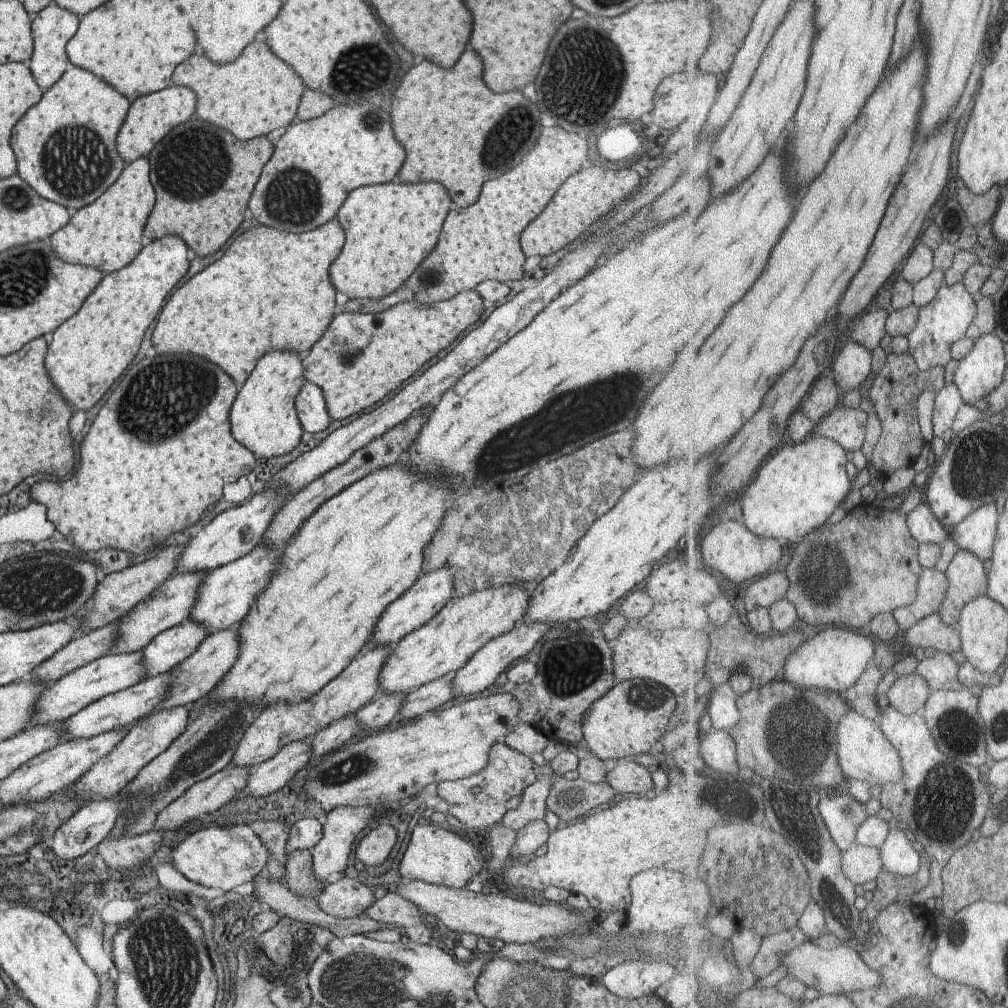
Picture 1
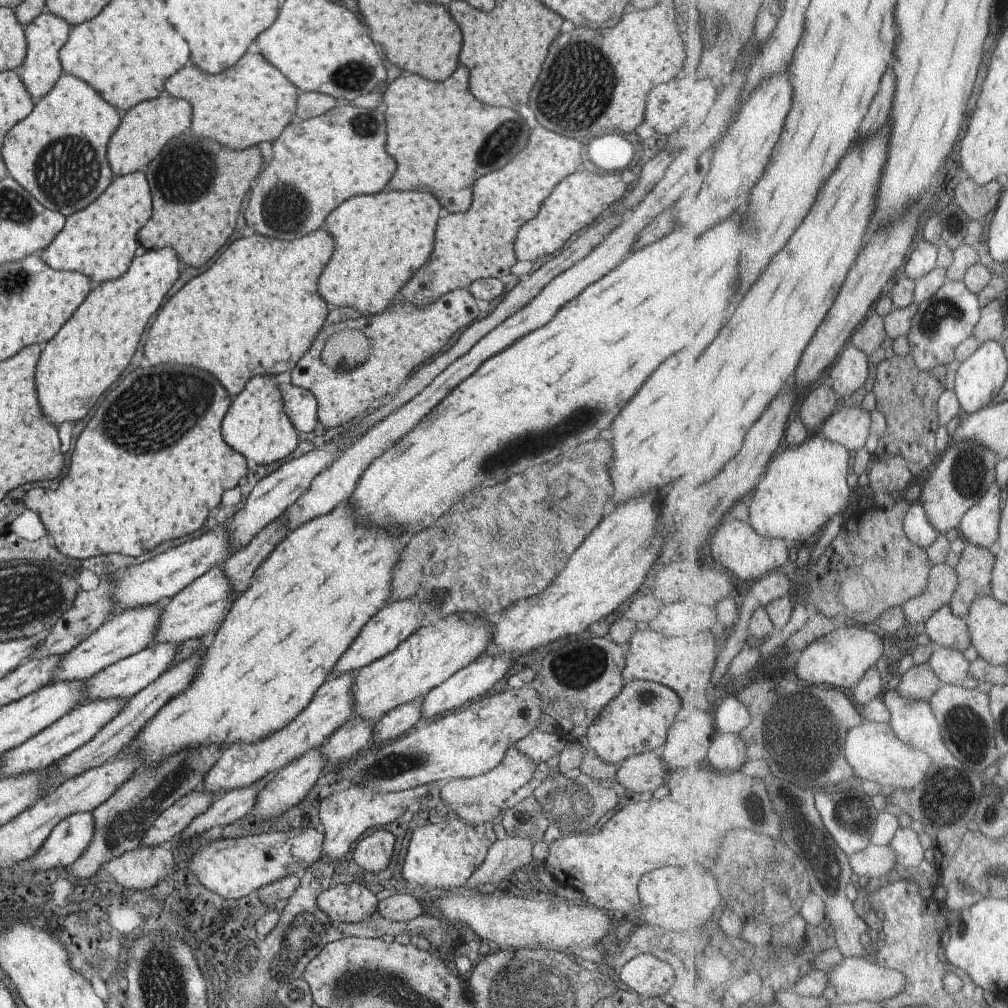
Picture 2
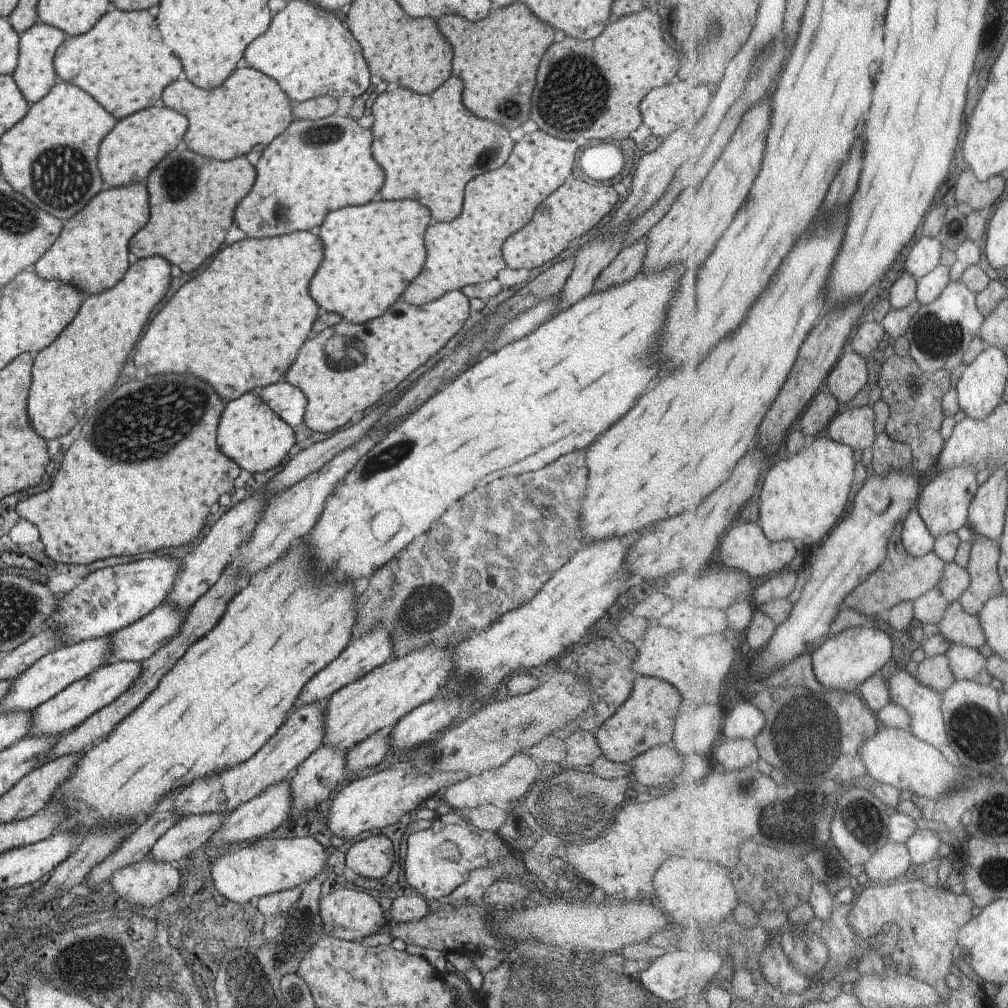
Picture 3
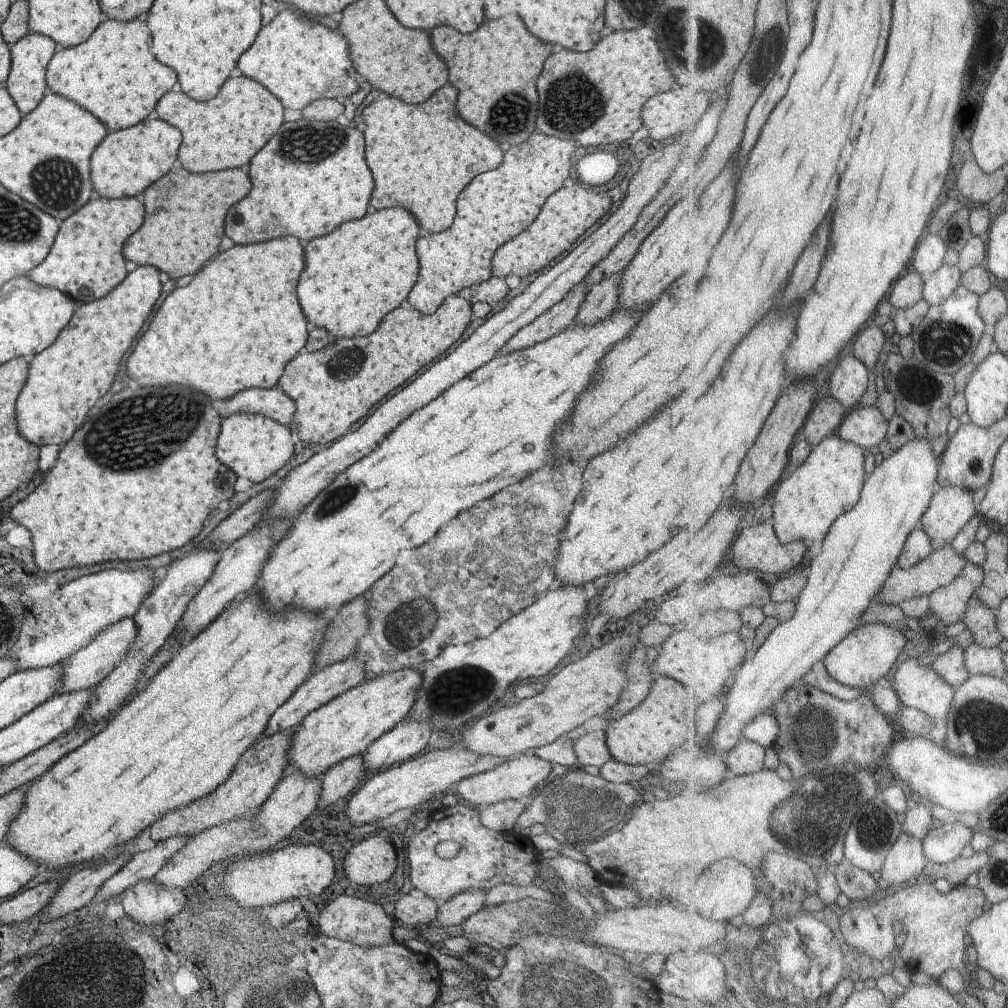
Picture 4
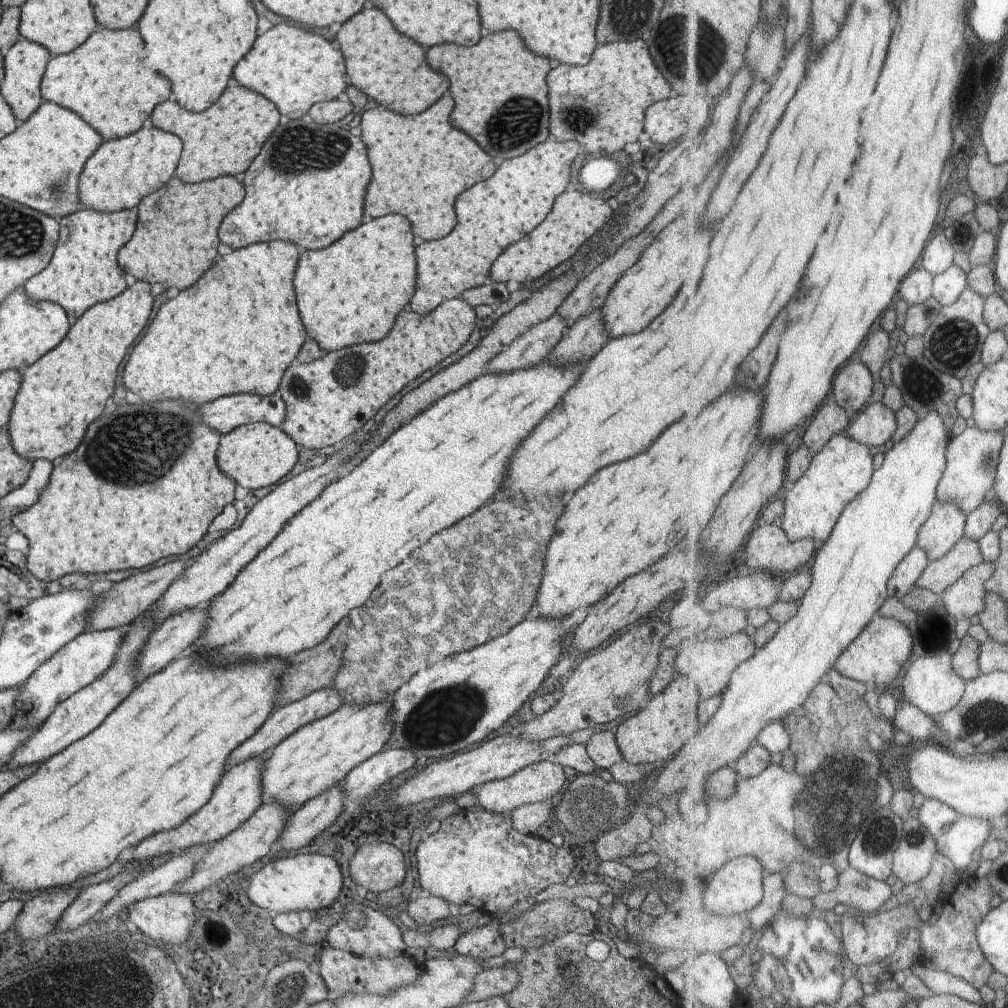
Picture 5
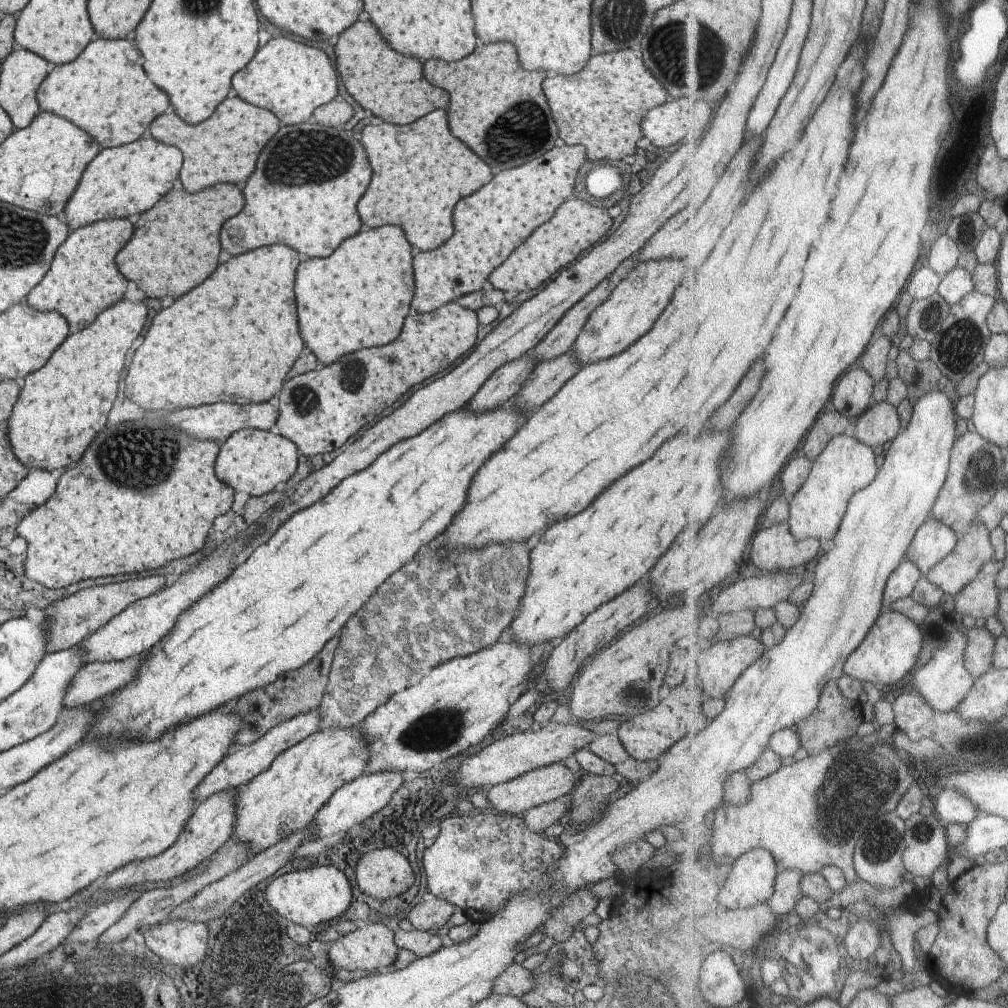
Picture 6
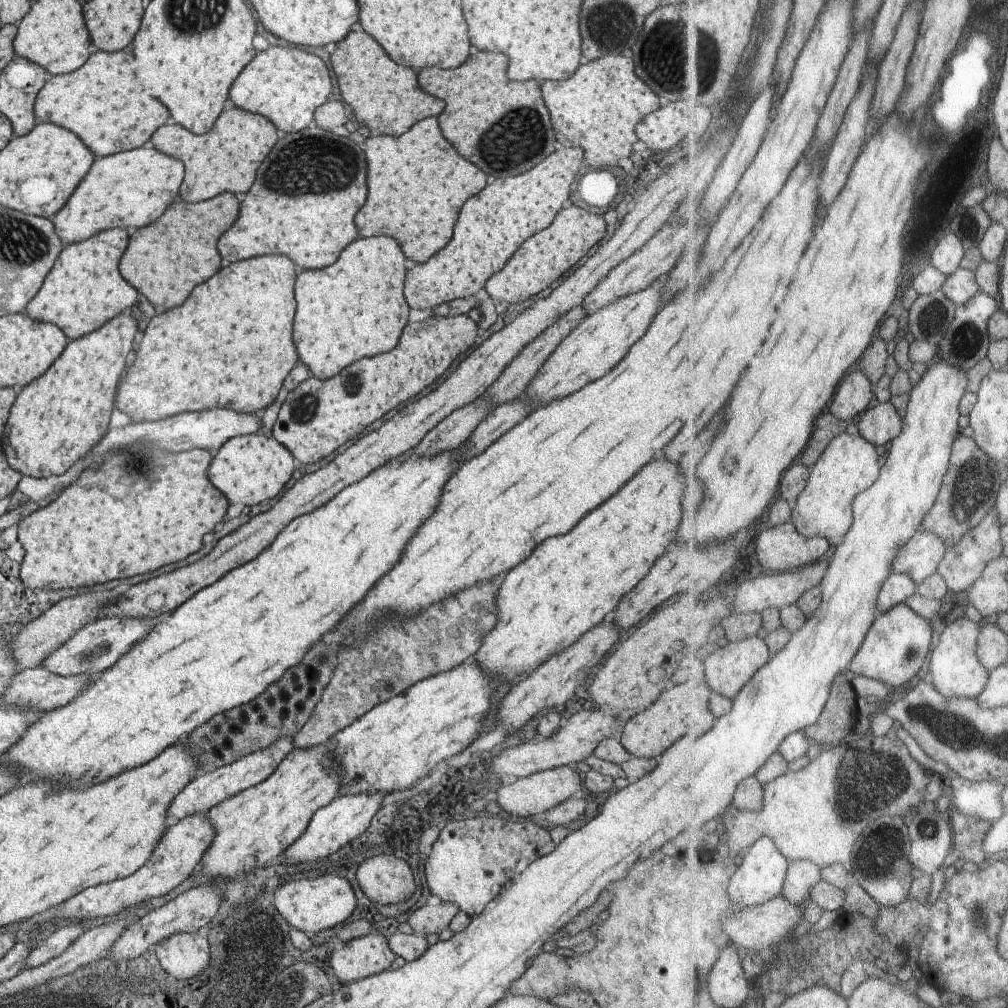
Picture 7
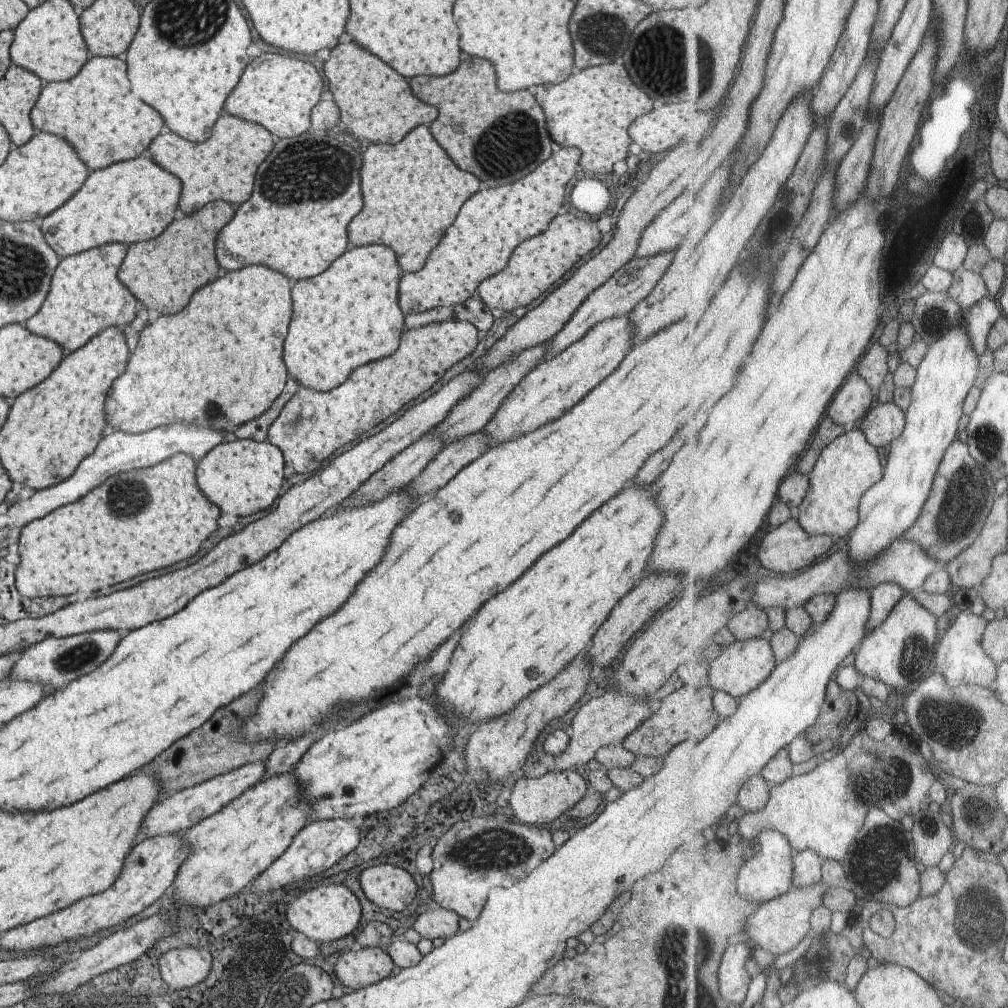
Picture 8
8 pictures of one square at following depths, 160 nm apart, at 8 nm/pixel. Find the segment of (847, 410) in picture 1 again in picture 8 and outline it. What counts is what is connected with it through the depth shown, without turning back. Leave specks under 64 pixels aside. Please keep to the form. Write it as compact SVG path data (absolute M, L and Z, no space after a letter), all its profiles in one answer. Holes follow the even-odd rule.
M897 403L875 404L866 417L860 421L859 427L865 432L867 439L878 449L898 440L907 425L906 412Z

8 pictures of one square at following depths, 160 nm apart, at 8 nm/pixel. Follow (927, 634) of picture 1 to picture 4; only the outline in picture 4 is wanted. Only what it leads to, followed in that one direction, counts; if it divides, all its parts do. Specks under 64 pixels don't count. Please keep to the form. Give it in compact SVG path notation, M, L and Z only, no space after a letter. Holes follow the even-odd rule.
M975 596L971 599L968 615L964 620L966 628L976 634L976 642L986 647L996 647L1005 640L998 625L996 609Z

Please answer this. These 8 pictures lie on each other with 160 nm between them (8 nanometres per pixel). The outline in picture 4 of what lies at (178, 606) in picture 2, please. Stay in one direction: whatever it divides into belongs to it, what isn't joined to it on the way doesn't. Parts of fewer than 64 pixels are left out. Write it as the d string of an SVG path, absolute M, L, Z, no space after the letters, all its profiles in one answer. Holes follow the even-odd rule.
M124 618L106 626L98 635L87 641L85 646L60 661L60 685L54 690L53 696L89 689L100 683L122 660L126 652L134 647L135 639L136 626L132 619Z

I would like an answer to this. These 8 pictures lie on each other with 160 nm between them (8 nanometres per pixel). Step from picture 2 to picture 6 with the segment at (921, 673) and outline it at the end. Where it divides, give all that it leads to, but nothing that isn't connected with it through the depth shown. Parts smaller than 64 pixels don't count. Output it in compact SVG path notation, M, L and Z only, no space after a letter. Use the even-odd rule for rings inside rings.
M987 626L968 629L967 638L966 665L979 678L995 666L998 638Z

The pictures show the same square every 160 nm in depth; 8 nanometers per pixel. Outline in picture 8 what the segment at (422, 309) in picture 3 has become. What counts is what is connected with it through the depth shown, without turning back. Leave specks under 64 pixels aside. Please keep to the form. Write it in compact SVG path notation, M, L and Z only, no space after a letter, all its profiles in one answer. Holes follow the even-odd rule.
M476 296L467 298L464 302L454 307L454 316L448 321L427 324L420 328L402 331L395 352L390 356L363 364L355 368L347 380L328 392L317 392L311 388L299 386L297 391L292 391L291 398L281 408L276 420L269 426L266 441L273 444L283 456L284 467L288 472L297 474L315 473L325 458L329 458L335 450L351 444L359 436L367 434L369 430L385 422L388 416L395 414L404 404L413 402L417 396L427 392L433 384L439 382L445 372L456 362L459 362L478 342L478 332L487 332L493 324L491 312L487 306Z

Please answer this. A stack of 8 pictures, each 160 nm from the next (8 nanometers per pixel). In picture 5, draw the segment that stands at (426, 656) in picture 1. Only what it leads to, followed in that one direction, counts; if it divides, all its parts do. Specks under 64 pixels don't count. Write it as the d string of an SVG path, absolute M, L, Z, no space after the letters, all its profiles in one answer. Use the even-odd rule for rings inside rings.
M391 701L363 707L341 705L331 714L303 725L265 755L260 772L262 804L275 803L292 815L308 800L328 791L360 762L385 748L389 738Z

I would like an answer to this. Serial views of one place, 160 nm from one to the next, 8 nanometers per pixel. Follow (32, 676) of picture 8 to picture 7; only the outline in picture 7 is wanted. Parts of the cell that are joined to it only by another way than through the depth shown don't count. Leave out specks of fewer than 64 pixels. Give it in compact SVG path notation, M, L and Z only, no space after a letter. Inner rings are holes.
M113 616L89 622L87 626L77 630L67 642L63 642L57 650L49 652L49 656L41 662L40 667L58 676L100 674L103 670L111 668L121 656L125 656L135 642L147 636L149 630L143 625L144 619Z

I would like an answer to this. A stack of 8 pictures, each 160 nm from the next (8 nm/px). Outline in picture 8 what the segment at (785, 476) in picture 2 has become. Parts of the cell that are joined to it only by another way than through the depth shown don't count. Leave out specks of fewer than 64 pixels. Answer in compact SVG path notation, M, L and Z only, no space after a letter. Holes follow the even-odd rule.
M860 428L839 436L819 458L814 471L809 474L811 489L803 504L798 507L800 524L811 535L835 535L849 538L861 523L860 507L863 496L885 477L881 449L867 439Z

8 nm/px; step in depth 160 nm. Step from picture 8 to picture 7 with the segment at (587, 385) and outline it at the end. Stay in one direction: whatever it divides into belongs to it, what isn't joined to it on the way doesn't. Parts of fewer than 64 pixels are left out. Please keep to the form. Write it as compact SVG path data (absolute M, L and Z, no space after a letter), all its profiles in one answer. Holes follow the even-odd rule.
M657 280L645 290L621 296L615 302L587 315L575 329L572 329L541 364L535 376L531 378L529 386L525 388L523 397L531 400L533 409L549 404L551 400L569 396L571 392L583 388L583 384L605 376L627 354L627 350L645 334L657 310L661 286L663 282Z

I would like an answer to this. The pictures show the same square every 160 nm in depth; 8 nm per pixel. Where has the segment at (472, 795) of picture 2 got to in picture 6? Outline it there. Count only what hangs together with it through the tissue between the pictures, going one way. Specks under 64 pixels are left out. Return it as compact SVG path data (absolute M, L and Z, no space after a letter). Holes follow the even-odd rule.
M553 763L509 779L507 782L487 788L489 809L506 815L520 815L528 809L545 804L571 792L577 785L579 775L572 774L565 765Z

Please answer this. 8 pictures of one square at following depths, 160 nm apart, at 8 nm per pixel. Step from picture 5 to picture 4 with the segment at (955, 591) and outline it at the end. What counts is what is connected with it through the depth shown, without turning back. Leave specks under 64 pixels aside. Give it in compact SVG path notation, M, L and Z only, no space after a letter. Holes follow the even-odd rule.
M970 562L957 580L930 594L932 610L949 624L964 621L971 599L977 596L976 592L986 578L986 570L981 565Z

